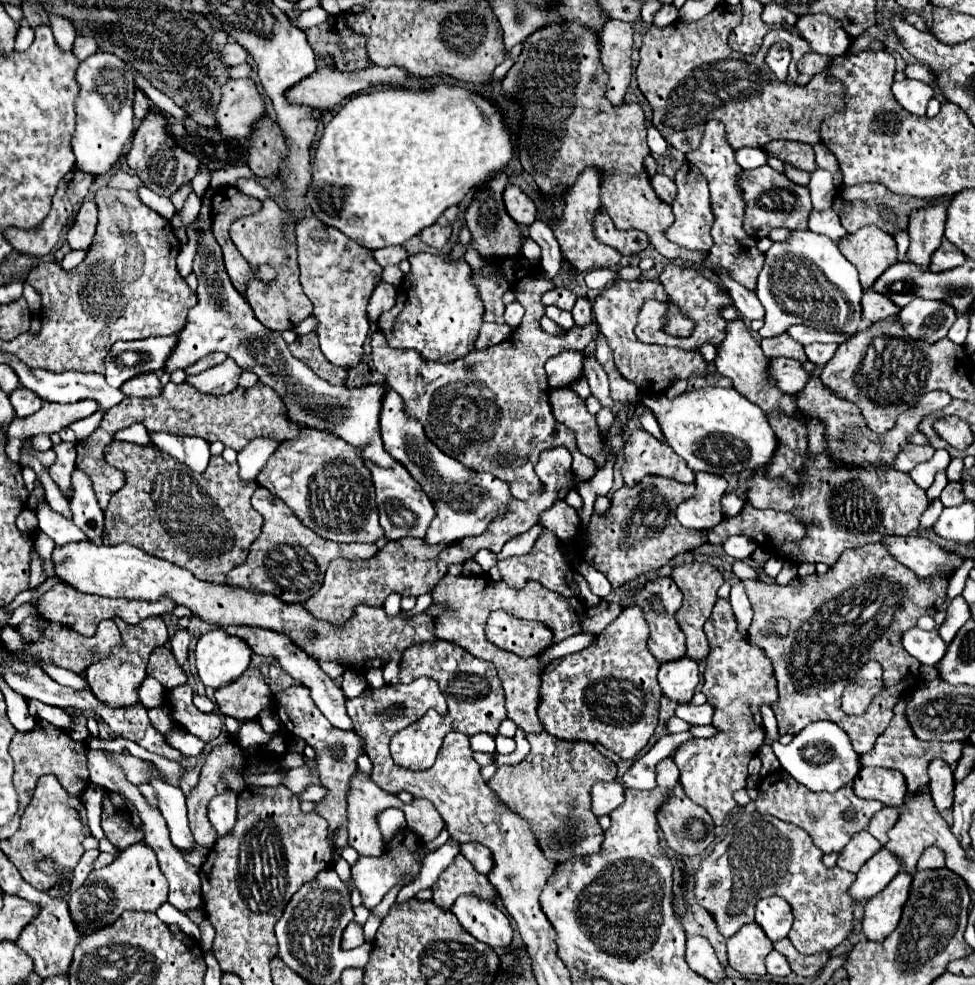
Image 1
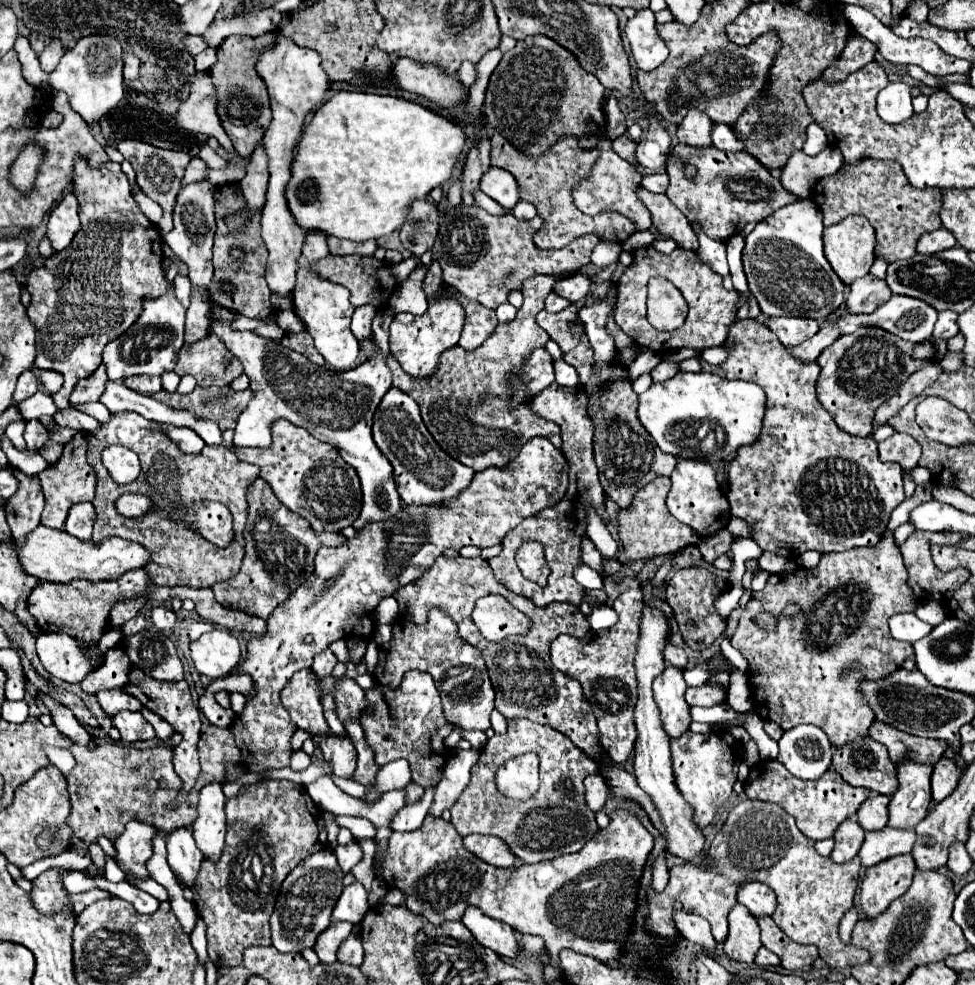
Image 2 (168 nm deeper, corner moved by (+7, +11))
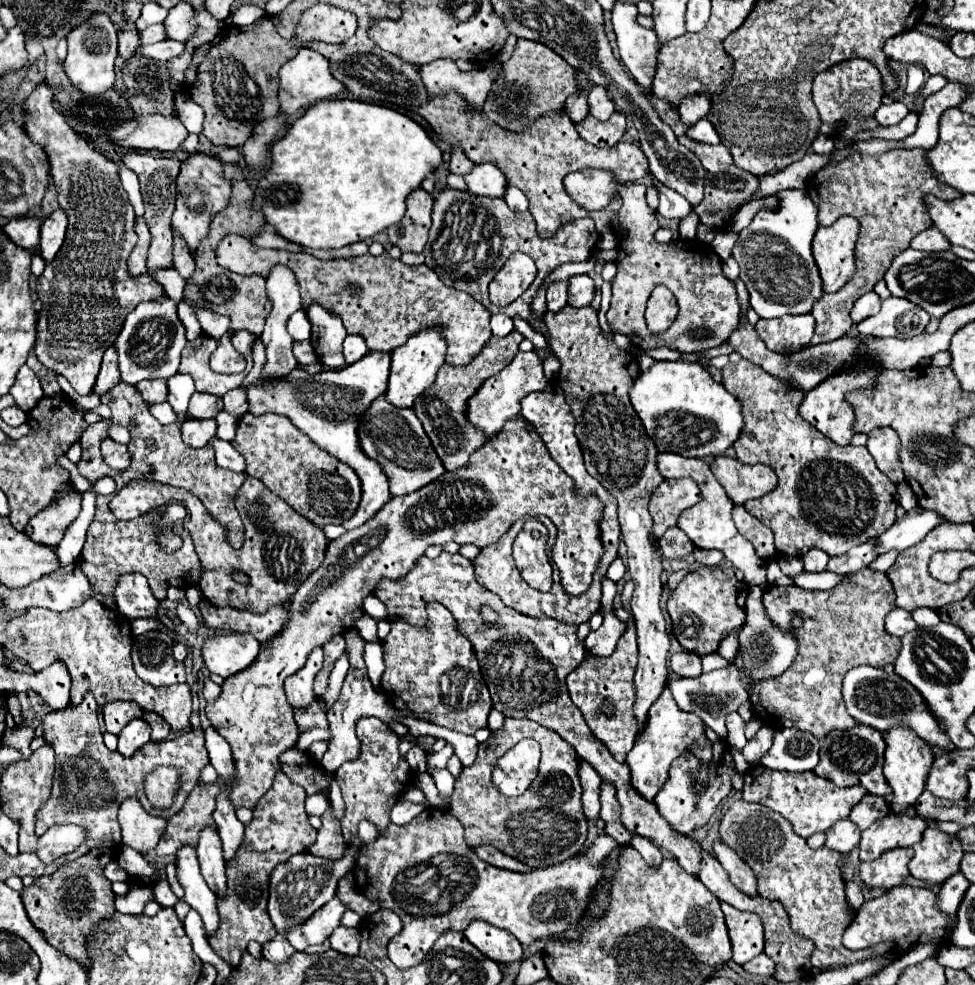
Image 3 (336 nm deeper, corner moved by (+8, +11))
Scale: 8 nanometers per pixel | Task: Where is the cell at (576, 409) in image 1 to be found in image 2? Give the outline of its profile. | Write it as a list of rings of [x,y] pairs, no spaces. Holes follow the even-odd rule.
[[[551,383],[545,391],[541,391],[539,395],[535,395],[531,399],[531,407],[533,407],[535,415],[549,419],[561,427],[563,455],[569,463],[569,489],[567,489],[565,499],[561,499],[561,503],[557,503],[555,507],[549,507],[533,517],[527,517],[515,529],[511,529],[501,543],[503,545],[501,553],[497,557],[489,559],[489,567],[493,569],[493,575],[499,583],[503,583],[515,595],[523,595],[523,597],[531,599],[537,607],[547,607],[549,603],[555,603],[555,601],[573,603],[575,607],[579,607],[583,603],[583,597],[587,595],[587,589],[575,581],[573,571],[577,565],[583,563],[581,539],[587,535],[587,511],[595,509],[597,515],[603,519],[603,523],[609,525],[609,515],[605,513],[605,493],[599,483],[599,471],[593,461],[593,423],[587,415],[587,393],[583,391],[581,385],[561,387],[557,383]],[[525,541],[541,541],[545,547],[545,559],[551,567],[549,583],[545,587],[539,587],[539,585],[527,581],[521,575],[521,571],[517,569],[515,551]]]

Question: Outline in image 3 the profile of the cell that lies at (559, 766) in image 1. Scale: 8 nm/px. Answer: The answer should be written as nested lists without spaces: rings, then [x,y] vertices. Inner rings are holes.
[[[504,719],[502,729],[492,731],[486,743],[480,743],[478,757],[470,767],[464,767],[450,801],[450,813],[464,825],[464,837],[470,847],[494,845],[510,857],[526,863],[528,867],[548,867],[576,855],[588,835],[588,819],[582,811],[582,785],[578,777],[580,759],[576,751],[556,731],[544,729],[530,719]],[[524,737],[540,743],[542,761],[538,777],[532,787],[516,799],[500,795],[492,783],[490,773],[510,747]]]

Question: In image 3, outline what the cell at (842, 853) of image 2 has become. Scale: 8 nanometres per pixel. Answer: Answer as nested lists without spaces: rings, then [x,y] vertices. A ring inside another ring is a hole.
[[[840,819],[826,831],[826,847],[838,853],[850,853],[860,843],[860,829],[850,819]]]

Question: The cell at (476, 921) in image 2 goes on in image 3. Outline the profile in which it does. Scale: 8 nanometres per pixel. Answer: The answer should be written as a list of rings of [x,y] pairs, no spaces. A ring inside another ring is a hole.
[[[474,919],[464,935],[468,937],[468,941],[480,949],[486,957],[498,961],[498,963],[512,963],[512,961],[520,961],[524,951],[520,941],[512,939],[512,935],[508,935],[508,931],[492,927],[488,923],[482,923],[480,919]]]

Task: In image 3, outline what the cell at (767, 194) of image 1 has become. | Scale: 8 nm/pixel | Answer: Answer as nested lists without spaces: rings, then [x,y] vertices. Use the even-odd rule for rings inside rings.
[[[686,135],[678,137],[678,143],[686,145],[704,165],[706,169],[706,185],[704,185],[704,199],[702,203],[698,203],[694,207],[694,213],[700,217],[700,223],[710,227],[710,229],[716,229],[716,231],[728,231],[730,229],[730,223],[732,223],[732,217],[734,213],[744,205],[748,203],[754,193],[758,193],[758,187],[760,187],[760,177],[736,167],[732,163],[732,153],[724,147],[724,145],[706,145],[706,143],[700,143],[700,141],[694,141]]]

